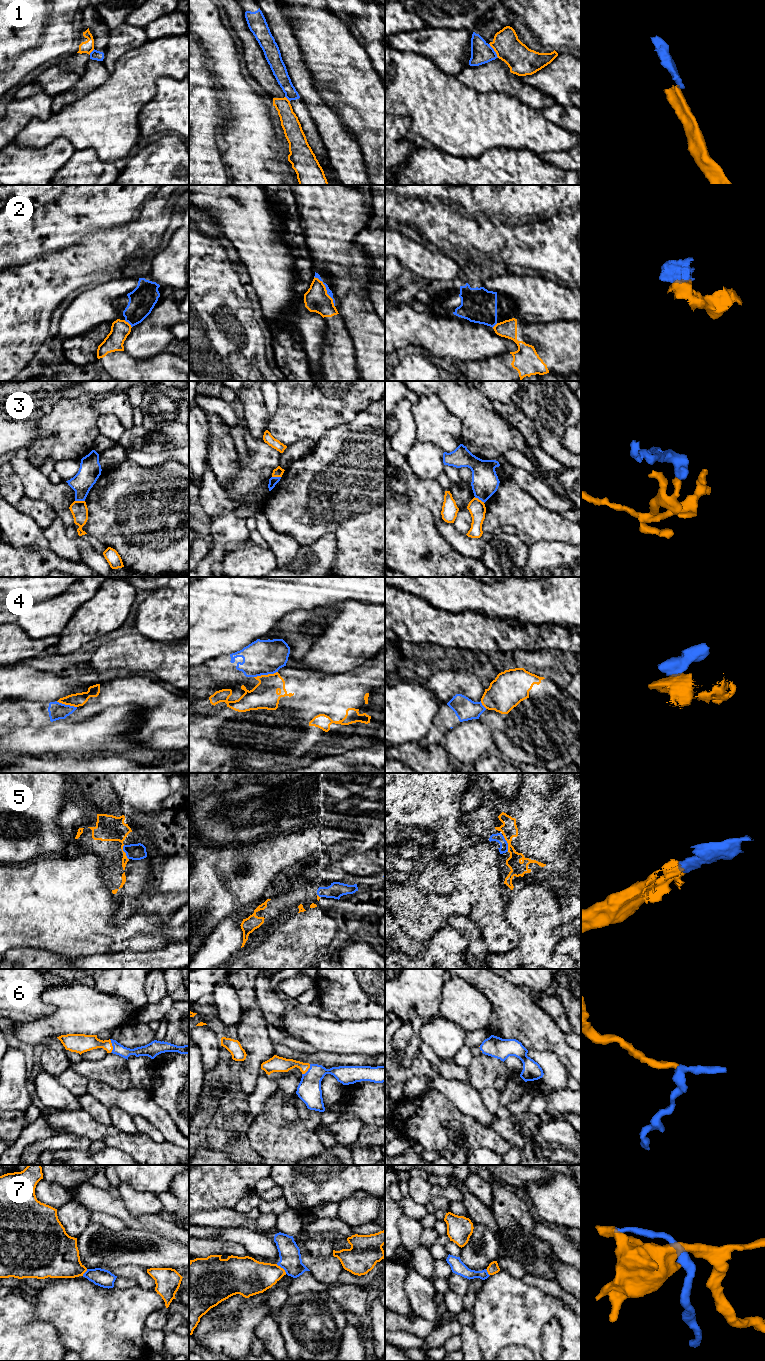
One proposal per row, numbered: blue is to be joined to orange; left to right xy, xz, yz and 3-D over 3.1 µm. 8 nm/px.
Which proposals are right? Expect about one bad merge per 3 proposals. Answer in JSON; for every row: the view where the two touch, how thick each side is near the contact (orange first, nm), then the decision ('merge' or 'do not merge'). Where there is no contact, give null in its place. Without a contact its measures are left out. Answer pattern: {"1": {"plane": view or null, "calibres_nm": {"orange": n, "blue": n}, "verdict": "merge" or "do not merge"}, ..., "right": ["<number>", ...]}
{"1": {"plane": "yz", "calibres_nm": {"orange": 240, "blue": 180}, "verdict": "do not merge"}, "2": {"plane": "xz", "calibres_nm": {"orange": 200, "blue": 50}, "verdict": "do not merge"}, "3": {"plane": "xy", "calibres_nm": {"orange": 140, "blue": 170}, "verdict": "do not merge"}, "4": {"plane": "xz", "calibres_nm": {"orange": 220, "blue": 280}, "verdict": "do not merge"}, "5": {"plane": "yz", "calibres_nm": {"orange": 130, "blue": 70}, "verdict": "merge"}, "6": {"plane": "xy", "calibres_nm": {"orange": 150, "blue": 90}, "verdict": "merge"}, "7": {"plane": "xz", "calibres_nm": {"orange": 280, "blue": 180}, "verdict": "do not merge"}, "right": ["5", "6"]}

